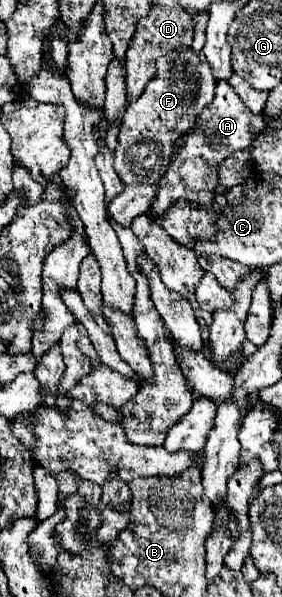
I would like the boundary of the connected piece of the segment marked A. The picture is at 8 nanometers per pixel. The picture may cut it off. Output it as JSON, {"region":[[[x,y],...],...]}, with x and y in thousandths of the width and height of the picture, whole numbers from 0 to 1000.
{"region":[[[809,137],[766,141],[759,171],[738,174],[716,191],[695,201],[695,211],[645,224],[645,245],[631,245],[631,255],[610,258],[603,281],[589,285],[582,298],[560,308],[553,332],[539,335],[539,345],[525,358],[539,362],[582,362],[596,345],[631,335],[660,335],[688,345],[752,345],[752,332],[766,322],[766,298],[773,298],[773,278],[794,265],[837,258],[844,251],[894,251],[894,231],[936,218],[943,201],[929,194],[887,191],[887,184],[851,171],[837,154]]]}

